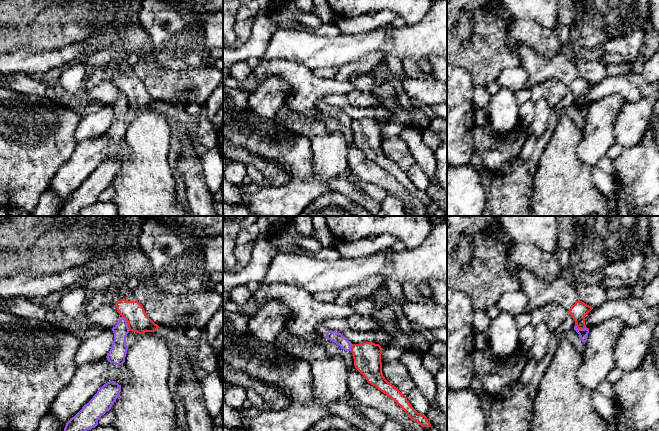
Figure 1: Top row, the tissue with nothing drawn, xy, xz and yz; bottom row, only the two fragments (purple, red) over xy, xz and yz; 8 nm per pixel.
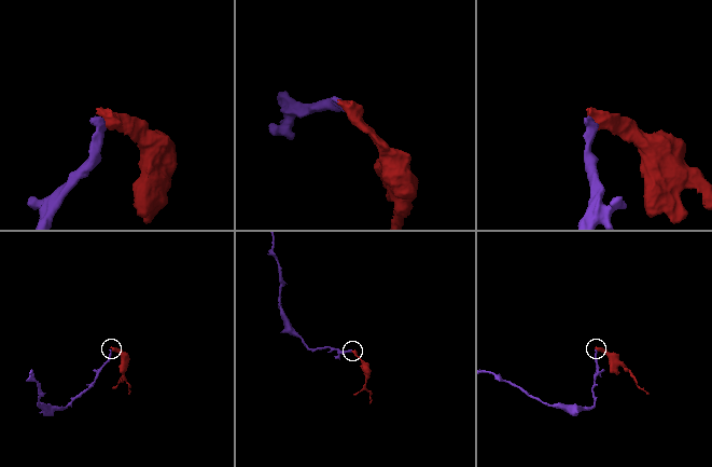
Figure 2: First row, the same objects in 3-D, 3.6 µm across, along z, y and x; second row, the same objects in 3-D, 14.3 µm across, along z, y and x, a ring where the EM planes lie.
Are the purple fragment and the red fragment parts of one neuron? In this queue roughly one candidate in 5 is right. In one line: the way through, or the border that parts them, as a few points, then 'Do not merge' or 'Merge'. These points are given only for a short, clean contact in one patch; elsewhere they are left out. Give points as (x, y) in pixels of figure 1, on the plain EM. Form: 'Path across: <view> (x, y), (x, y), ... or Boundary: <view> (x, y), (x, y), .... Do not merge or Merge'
Boundary: yz (575, 99), (578, 104), (586, 104), (588, 106). Do not merge

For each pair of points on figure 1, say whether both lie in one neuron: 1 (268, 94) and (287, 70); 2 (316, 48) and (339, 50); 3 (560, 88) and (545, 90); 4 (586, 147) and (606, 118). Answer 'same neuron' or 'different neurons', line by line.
1: different neurons
2: same neuron
3: same neuron
4: same neuron

